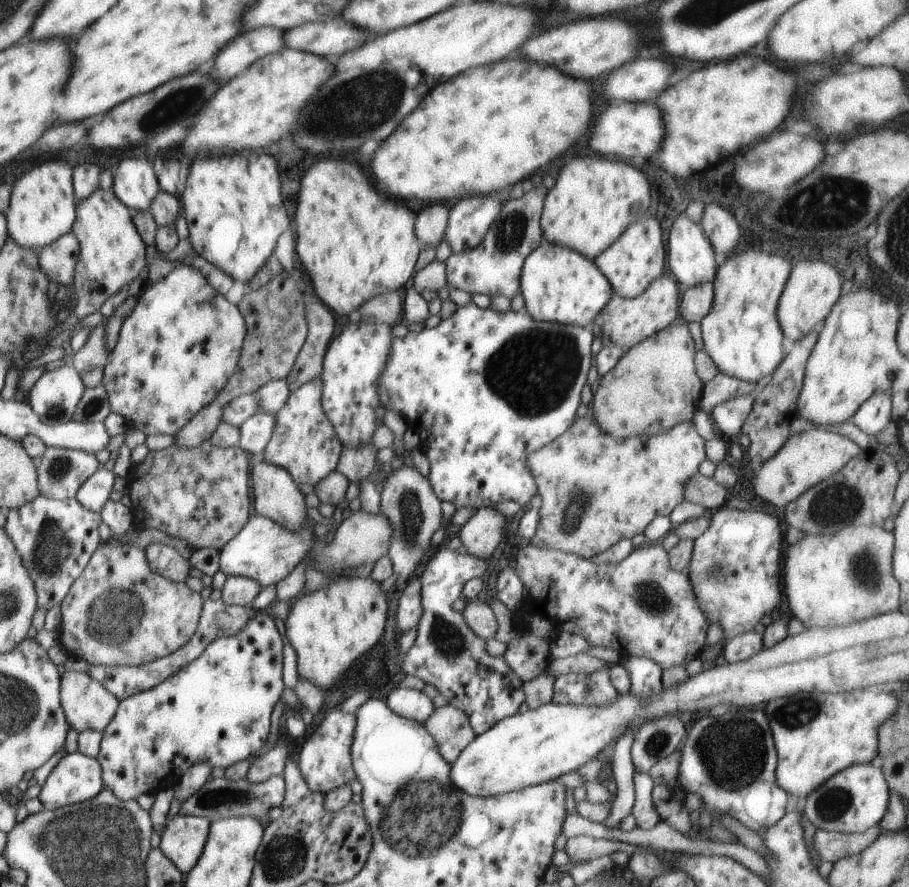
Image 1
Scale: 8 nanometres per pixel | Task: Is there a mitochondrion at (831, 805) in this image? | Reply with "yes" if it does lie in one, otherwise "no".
yes

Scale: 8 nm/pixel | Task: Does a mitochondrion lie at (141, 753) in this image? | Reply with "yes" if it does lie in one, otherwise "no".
no

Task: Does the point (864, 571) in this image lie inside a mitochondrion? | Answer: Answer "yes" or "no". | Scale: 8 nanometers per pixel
yes

